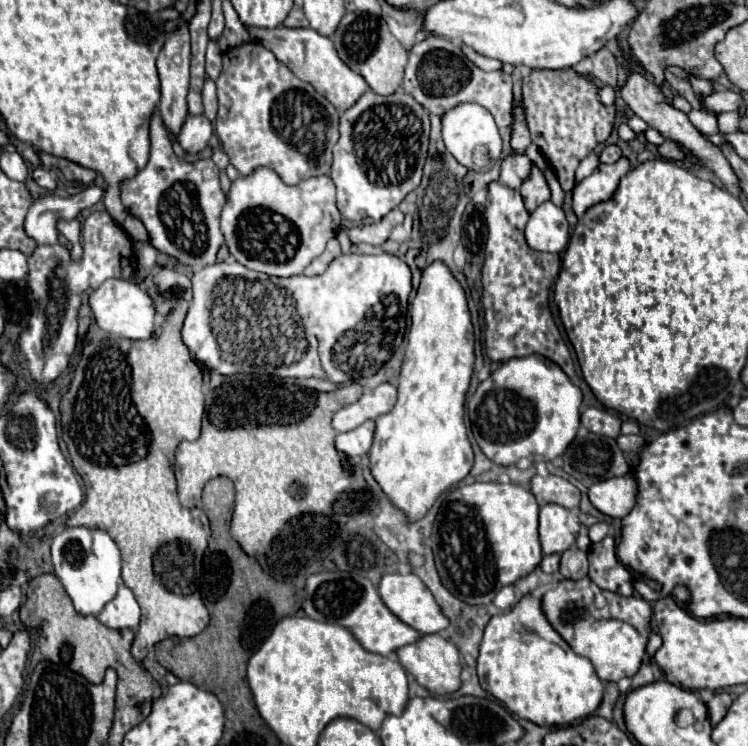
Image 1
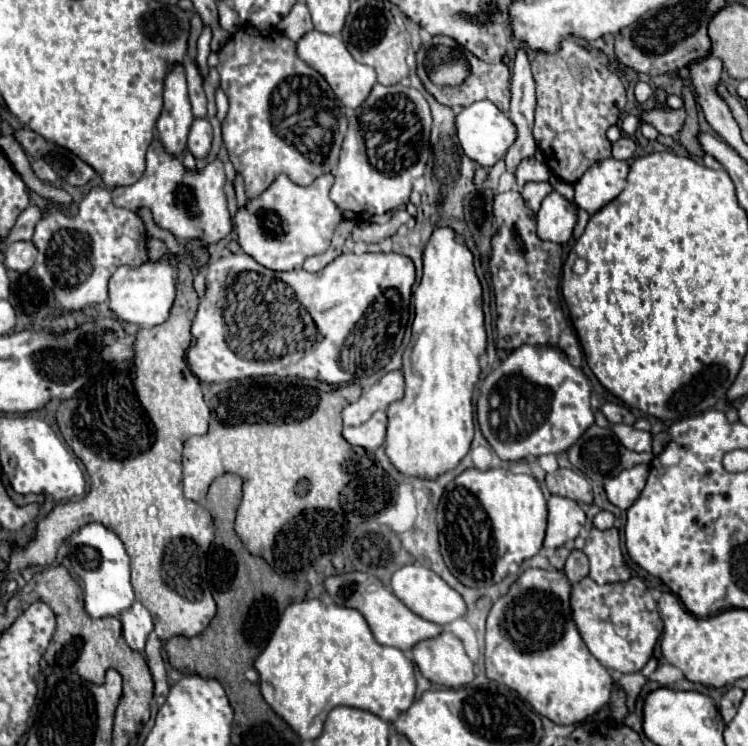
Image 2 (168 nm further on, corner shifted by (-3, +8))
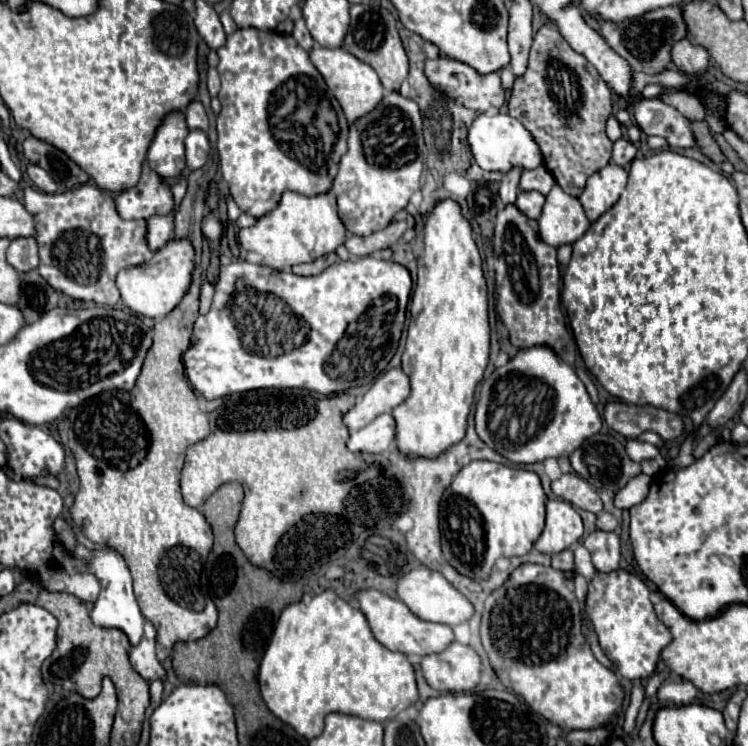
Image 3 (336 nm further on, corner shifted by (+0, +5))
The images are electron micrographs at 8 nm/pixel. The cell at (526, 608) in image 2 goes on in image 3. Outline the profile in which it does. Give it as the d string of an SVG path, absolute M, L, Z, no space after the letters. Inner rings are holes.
M525 563L521 567L517 567L511 577L505 581L505 585L497 591L493 591L489 595L489 599L485 601L485 611L483 611L483 619L481 619L481 641L483 641L483 649L491 661L491 667L495 671L495 675L499 677L499 681L513 693L517 693L519 697L525 699L525 703L537 711L539 715L543 715L549 723L553 725L559 725L563 729L595 729L595 727L601 727L605 723L611 721L613 715L619 713L621 709L621 701L623 701L623 689L621 689L621 683L617 679L617 675L613 671L609 671L607 667L603 667L591 653L591 647L583 635L583 625L581 625L581 605L573 593L573 579L571 575L563 573L563 571L555 571L553 567L543 567L543 565L531 565L531 563Z

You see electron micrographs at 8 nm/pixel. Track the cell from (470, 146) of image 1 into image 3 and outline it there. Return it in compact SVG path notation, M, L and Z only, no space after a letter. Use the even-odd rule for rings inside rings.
M481 113L481 115L477 115L469 127L467 143L471 147L473 159L485 171L507 173L515 165L519 165L521 169L535 169L535 167L543 165L543 155L541 155L537 143L531 139L531 133L517 119L513 119L507 113L497 113L497 115Z

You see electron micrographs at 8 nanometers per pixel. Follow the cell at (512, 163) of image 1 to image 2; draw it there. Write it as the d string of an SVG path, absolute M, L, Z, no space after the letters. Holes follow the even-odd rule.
M528 158L520 162L520 168L516 170L516 182L518 186L524 186L526 182L542 182L550 178L550 170L544 162L538 162L536 158Z

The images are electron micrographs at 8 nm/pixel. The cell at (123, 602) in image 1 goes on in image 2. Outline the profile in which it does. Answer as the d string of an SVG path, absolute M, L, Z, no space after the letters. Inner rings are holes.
M136 602L128 612L124 612L124 616L120 616L120 620L122 620L124 638L126 638L128 646L132 650L144 654L146 638L154 630L154 622L152 622L150 612L140 602Z

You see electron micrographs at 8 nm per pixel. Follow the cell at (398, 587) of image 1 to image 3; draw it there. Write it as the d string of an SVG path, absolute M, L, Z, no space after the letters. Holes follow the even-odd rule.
M417 567L397 581L397 597L419 617L433 623L445 623L445 625L459 625L465 623L473 615L473 605L437 571L431 571L427 567Z

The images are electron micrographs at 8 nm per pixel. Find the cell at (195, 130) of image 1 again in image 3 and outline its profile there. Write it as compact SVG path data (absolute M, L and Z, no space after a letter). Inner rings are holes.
M201 129L189 131L189 135L185 139L185 151L187 151L187 167L189 169L203 167L207 161L207 155L209 155L207 133Z

